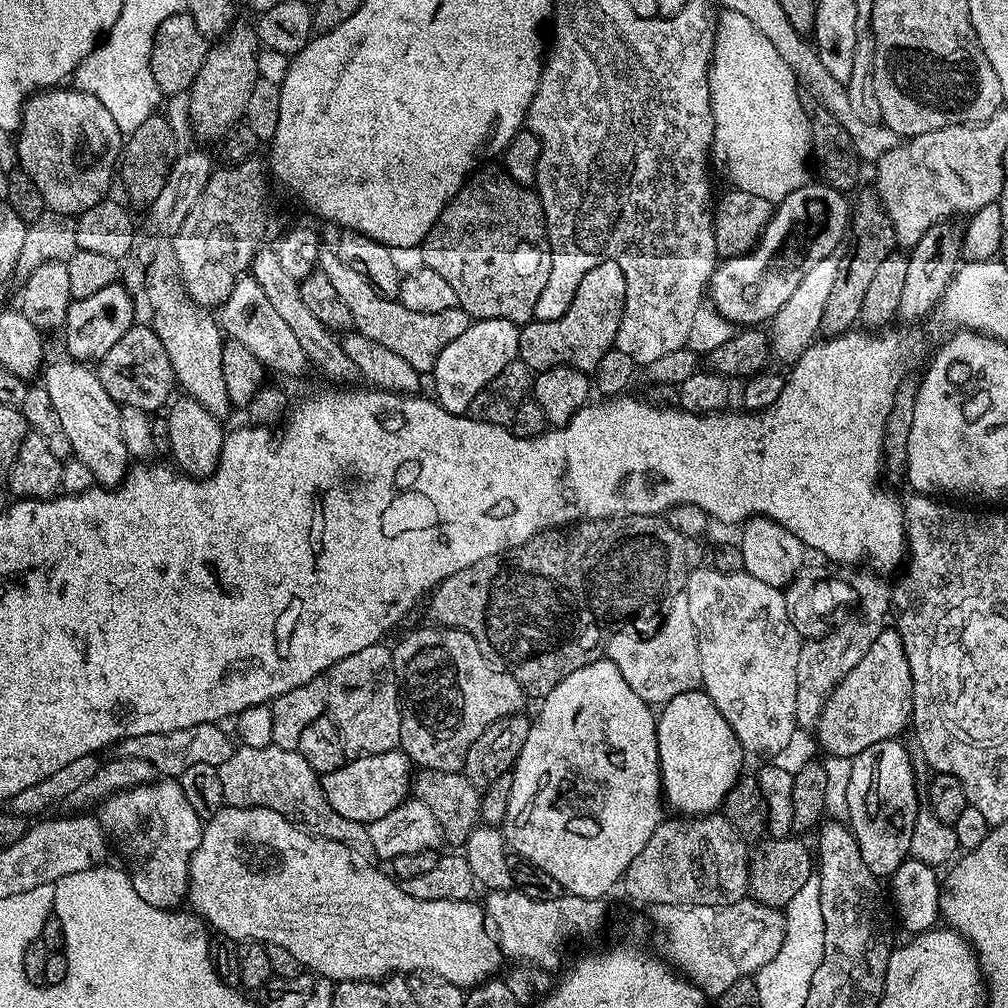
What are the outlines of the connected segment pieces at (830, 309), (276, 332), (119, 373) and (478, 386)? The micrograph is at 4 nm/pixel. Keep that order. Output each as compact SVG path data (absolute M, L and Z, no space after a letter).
M875 191L864 192L857 204L855 201L850 214L850 240L853 240L852 253L840 265L838 282L834 282L830 298L826 302L826 311L822 314L820 330L828 338L839 336L841 332L851 332L857 327L866 289L874 279L878 265L886 262L888 255L897 247L892 223Z
M242 274L236 280L230 296L219 301L218 323L220 331L230 340L242 342L254 358L258 358L265 369L281 372L284 376L300 376L309 367L308 355L298 346L298 337L291 332L290 325L270 306L262 286L250 274Z
M133 323L132 328L126 330L126 334L122 334L122 338L118 338L114 346L110 346L110 350L106 350L104 357L95 365L94 371L106 394L110 394L115 404L138 406L138 410L146 410L152 414L169 403L173 395L172 388L177 387L176 375L170 366L166 346L162 346L156 331L147 323L140 323Z
M502 318L489 320L473 320L471 326L458 338L454 338L438 354L436 365L431 370L432 377L437 383L436 398L447 412L455 416L465 415L474 402L478 390L482 390L491 380L498 378L506 366L520 355L518 342L520 328L514 322Z

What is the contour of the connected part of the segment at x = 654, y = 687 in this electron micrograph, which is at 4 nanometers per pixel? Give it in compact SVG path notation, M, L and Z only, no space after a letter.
M677 595L668 608L664 625L653 636L643 640L636 632L613 631L606 643L606 656L618 666L622 678L630 682L630 690L650 706L663 706L670 698L701 687L702 665L699 661L698 634L690 618L687 598Z

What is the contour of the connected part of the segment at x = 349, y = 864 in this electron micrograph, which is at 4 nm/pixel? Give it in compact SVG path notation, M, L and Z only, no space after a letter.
M225 806L204 824L204 833L200 839L198 850L194 850L194 854L190 858L186 900L189 905L192 903L193 909L191 908L191 911L201 921L211 925L216 932L226 934L237 942L258 940L265 946L270 944L283 946L285 950L290 950L290 954L294 954L294 958L298 958L301 969L333 982L341 980L383 980L393 974L427 974L442 978L446 982L454 982L460 988L467 990L475 988L477 984L483 984L485 980L495 977L501 971L502 953L500 945L496 943L495 935L486 919L483 907L477 901L475 904L475 899L426 902L422 898L410 898L410 894L406 894L403 883L397 882L387 871L384 871L385 873L379 872L375 867L377 867L375 863L361 860L346 846L342 846L342 842L334 842L324 836L314 836L307 828L274 810Z

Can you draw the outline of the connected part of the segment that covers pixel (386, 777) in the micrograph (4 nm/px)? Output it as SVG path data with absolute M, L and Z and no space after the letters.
M403 750L349 759L338 770L323 773L320 782L326 802L330 802L330 806L342 814L342 818L354 818L354 822L367 825L390 814L394 806L409 799L413 784L414 765Z

